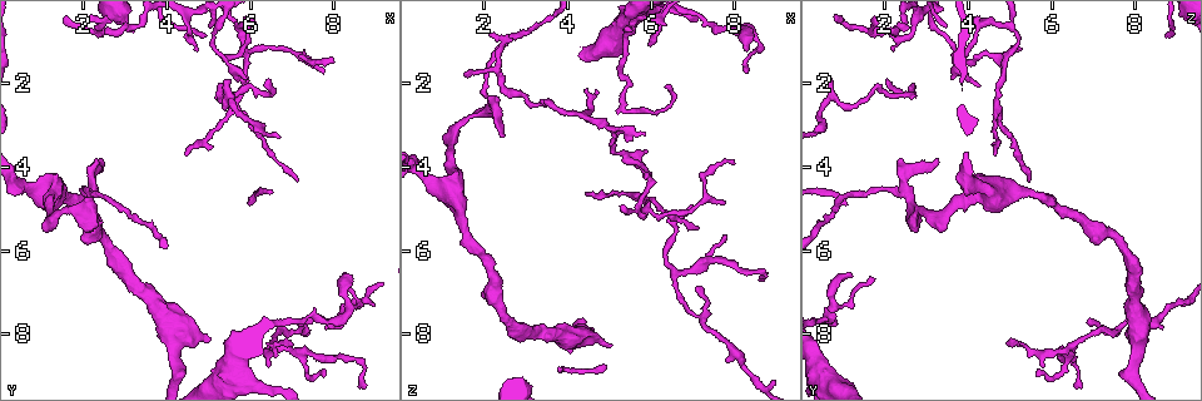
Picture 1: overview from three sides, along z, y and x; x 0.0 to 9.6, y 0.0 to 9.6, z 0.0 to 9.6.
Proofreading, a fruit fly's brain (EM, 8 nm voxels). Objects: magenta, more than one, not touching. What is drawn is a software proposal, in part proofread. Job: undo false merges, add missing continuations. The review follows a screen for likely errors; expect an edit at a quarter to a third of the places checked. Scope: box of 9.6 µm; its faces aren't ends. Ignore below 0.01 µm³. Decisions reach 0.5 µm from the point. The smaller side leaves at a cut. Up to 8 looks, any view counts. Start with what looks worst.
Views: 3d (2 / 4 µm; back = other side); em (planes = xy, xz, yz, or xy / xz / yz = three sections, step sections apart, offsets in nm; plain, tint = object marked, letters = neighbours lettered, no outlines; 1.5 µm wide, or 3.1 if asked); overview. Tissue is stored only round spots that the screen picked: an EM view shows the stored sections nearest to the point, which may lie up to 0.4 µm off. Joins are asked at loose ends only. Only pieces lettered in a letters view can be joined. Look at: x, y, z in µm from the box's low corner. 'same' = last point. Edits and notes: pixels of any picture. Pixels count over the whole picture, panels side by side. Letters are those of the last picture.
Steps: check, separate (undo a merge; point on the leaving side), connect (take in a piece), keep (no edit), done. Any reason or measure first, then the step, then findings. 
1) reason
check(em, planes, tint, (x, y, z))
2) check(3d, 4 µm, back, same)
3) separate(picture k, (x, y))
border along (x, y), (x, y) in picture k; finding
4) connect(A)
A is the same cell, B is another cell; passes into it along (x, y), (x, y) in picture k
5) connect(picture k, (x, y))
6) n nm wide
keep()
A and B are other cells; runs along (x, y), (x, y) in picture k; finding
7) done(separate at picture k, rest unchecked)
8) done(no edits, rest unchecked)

thin end
check(3d, 2 µm, (4.70, 1.20, 2.15))

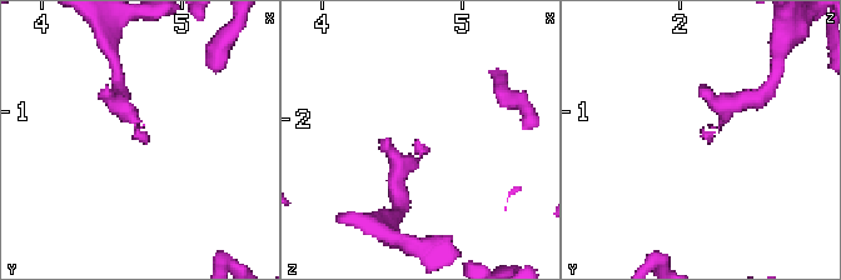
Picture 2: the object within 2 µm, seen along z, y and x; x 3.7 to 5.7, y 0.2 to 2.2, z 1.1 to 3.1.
check(em, planes, letters, (4.72, 1.22, 2.18))

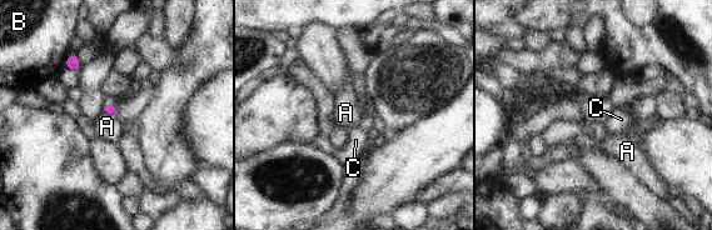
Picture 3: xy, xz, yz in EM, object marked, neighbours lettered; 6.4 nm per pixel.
keep()
A, B and C are other cells; border along (103, 111), (114, 115) in picture 3; no lettered piece goes on from it

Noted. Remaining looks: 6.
thin end
check(em, yz, step 4, tint, (7.75, 1.70, 4.80))

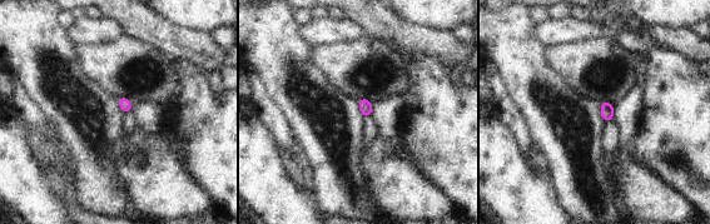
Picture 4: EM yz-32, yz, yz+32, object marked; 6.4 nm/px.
another direction
check(em, planes, letters, same)

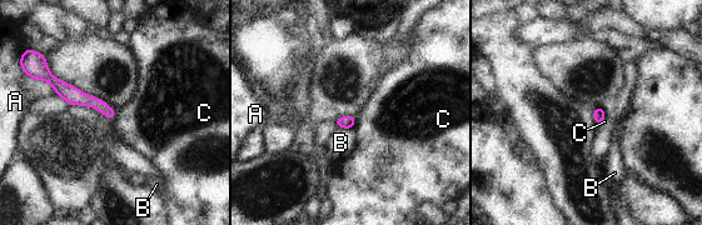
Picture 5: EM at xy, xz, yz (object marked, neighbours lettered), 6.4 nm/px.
80 nm wide
keep()
A, B and C are other cells; border along (357, 116), (356, 124), (352, 128) in picture 5; no lettered piece goes on from it

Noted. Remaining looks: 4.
thin end
check(3d, 4 µm, (6.40, 1.90, 2.10))

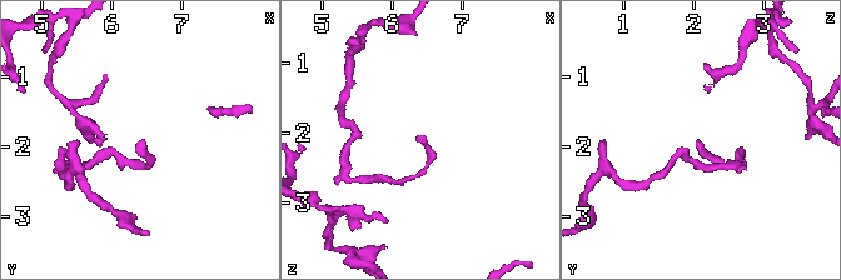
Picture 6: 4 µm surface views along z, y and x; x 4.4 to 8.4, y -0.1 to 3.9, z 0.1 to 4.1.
check(em, planes, letters, (6.40, 1.90, 2.05))

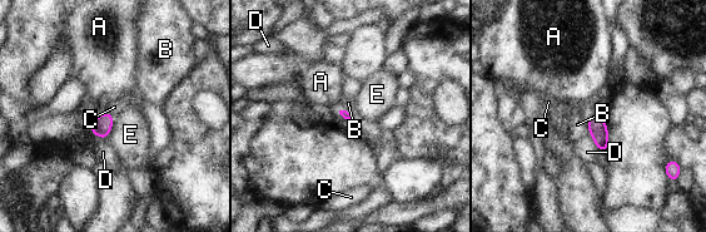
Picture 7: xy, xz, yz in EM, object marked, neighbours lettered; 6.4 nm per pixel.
keep()
A, B, C, D and E are other cells; border along (104, 110), (114, 117) in picture 7; no lettered piece goes on from it

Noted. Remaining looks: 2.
done(no edits, rest unchecked)

